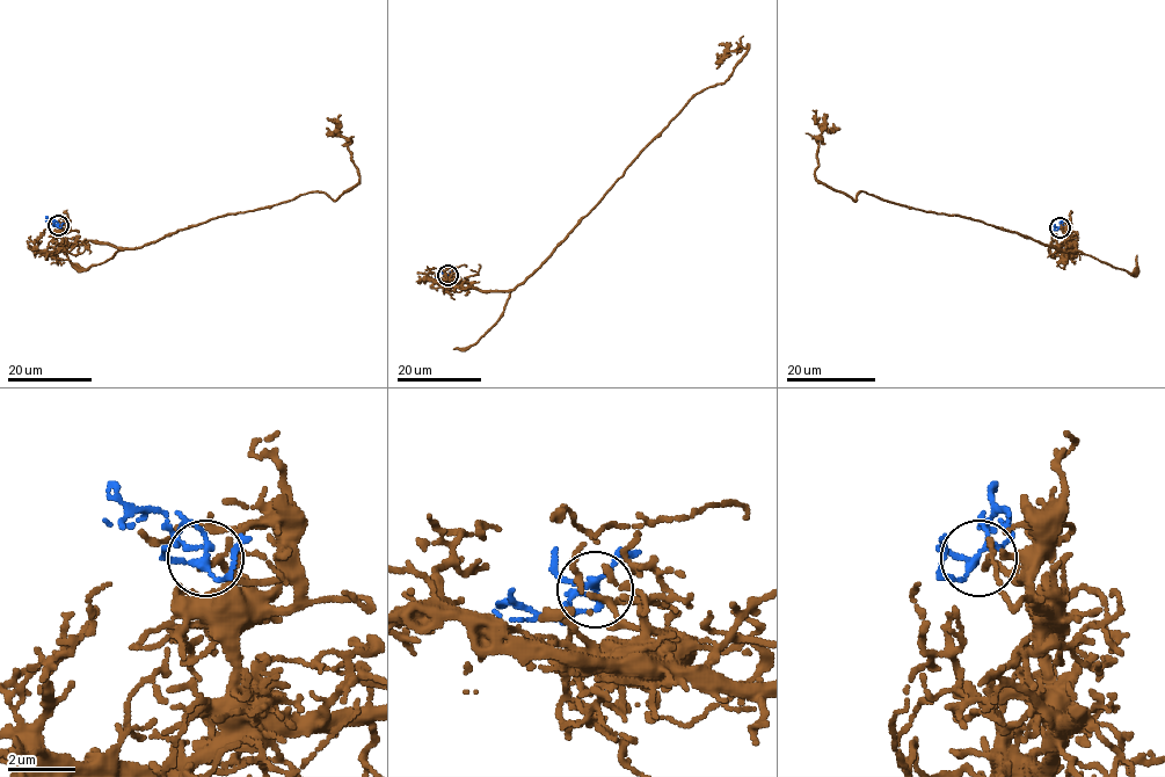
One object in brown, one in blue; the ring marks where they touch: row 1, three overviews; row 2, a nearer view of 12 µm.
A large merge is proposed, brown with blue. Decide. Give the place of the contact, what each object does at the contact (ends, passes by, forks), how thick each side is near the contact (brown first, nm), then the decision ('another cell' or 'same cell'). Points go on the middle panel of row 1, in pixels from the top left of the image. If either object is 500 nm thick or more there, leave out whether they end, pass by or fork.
at (448, 275); brown passes by; blue forks there; 150 nm thick on the brown side, 160 nm on the other; same cell

